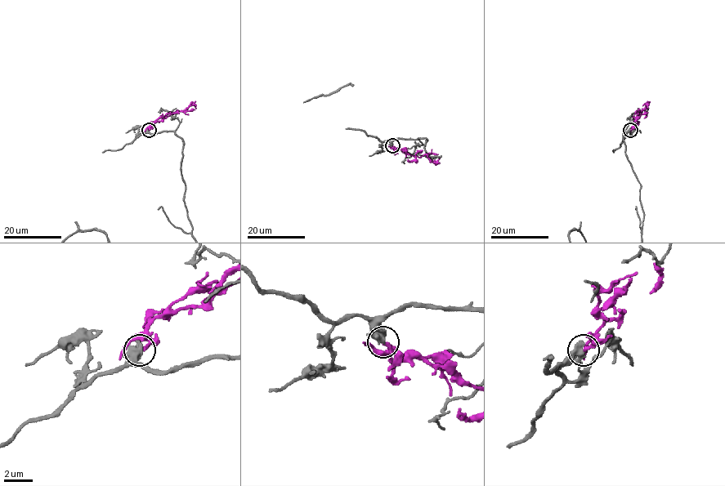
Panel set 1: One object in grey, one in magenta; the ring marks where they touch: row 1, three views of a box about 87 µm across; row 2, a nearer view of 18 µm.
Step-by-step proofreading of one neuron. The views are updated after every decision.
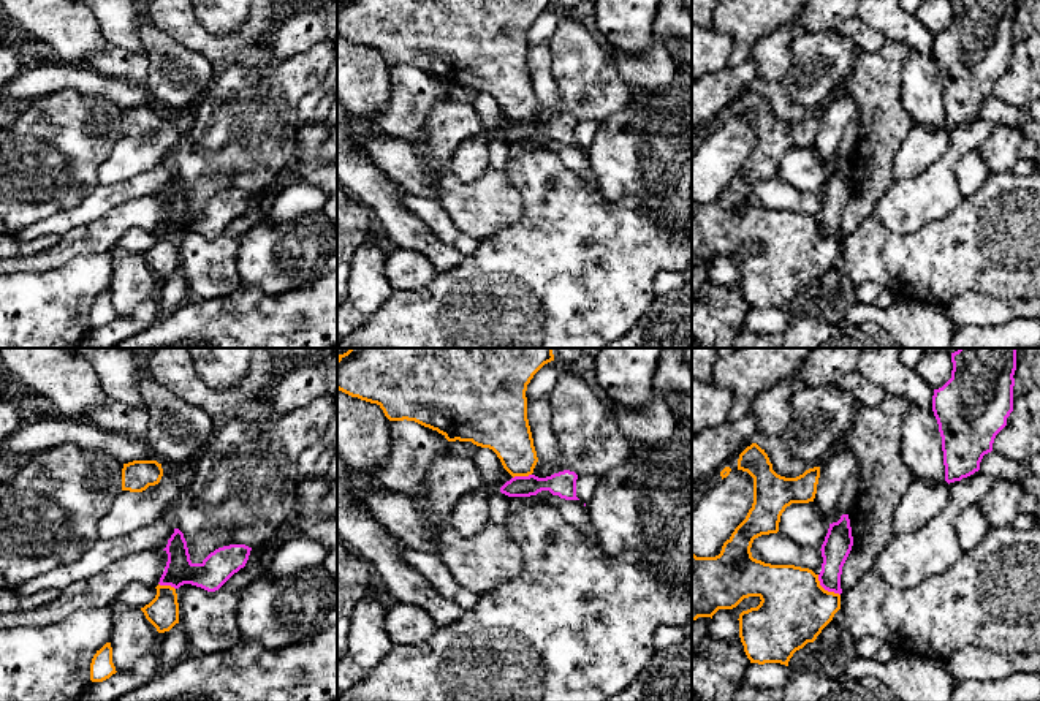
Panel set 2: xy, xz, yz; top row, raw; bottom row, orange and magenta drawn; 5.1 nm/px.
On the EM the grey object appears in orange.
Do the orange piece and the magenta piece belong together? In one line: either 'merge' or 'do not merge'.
do not merge

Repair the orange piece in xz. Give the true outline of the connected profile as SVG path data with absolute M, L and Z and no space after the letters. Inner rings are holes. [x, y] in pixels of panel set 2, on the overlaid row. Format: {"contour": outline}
{"contour": "M350 348L337 358L337 389L377 404L389 421L415 421L448 441L489 448L513 478L529 476L538 457L527 419L526 391L533 375L551 361L552 348Z"}

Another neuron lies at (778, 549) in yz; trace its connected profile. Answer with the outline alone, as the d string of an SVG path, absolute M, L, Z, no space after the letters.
M782 533L761 535L753 540L752 557L771 565L795 565L809 568L815 574L822 571L822 551L795 543Z

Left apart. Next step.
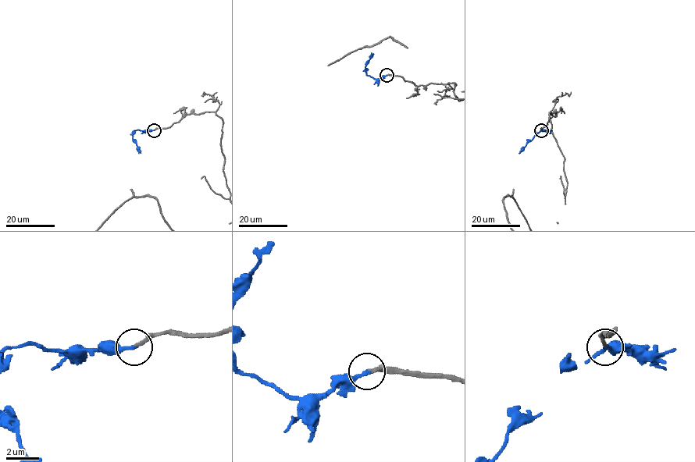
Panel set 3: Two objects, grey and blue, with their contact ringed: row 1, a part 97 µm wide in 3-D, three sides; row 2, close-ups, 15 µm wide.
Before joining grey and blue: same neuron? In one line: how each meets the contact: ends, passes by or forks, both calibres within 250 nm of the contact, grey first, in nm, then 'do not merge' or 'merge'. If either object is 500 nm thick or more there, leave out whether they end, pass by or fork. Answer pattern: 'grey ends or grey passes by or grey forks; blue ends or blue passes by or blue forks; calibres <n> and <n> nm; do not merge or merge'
grey ends; blue ends; calibres 190 and 240 nm; merge

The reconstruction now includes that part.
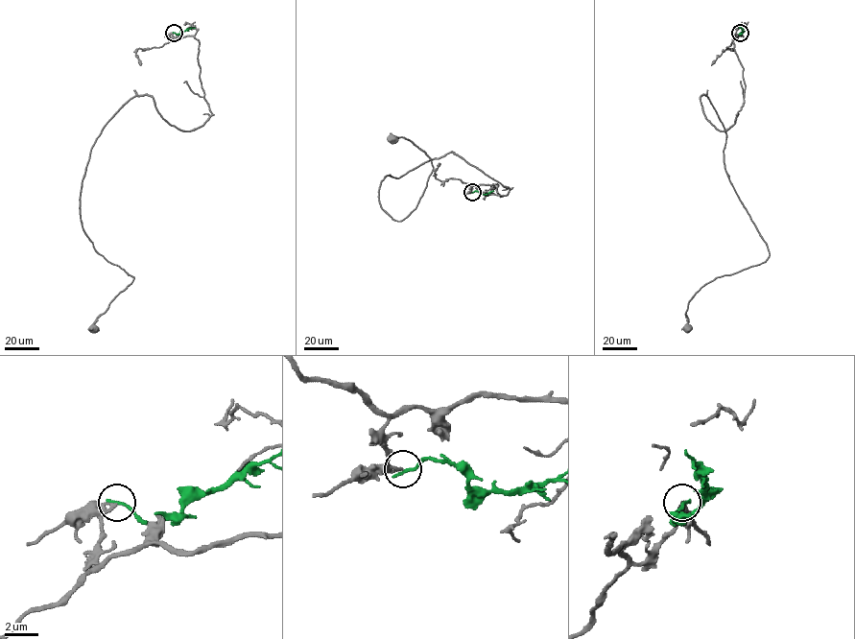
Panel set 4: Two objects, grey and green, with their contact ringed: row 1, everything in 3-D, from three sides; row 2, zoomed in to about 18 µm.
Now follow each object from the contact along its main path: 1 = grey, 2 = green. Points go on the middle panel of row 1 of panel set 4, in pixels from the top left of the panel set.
1: (472, 192), (510, 189), (451, 152), (381, 181), (393, 219), (415, 207), (433, 167), (409, 140), (392, 140)
2: (472, 192), (486, 194), (493, 191)

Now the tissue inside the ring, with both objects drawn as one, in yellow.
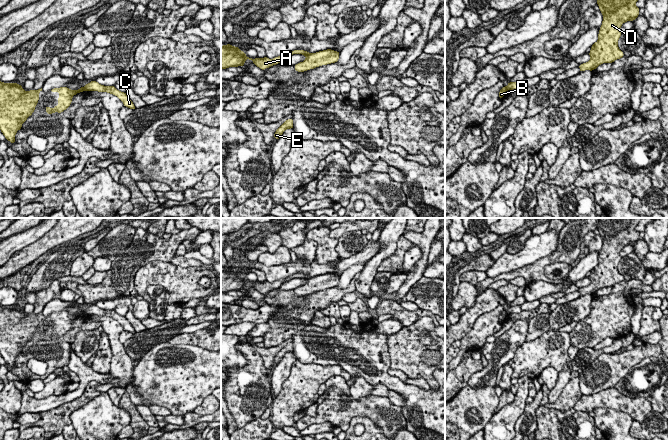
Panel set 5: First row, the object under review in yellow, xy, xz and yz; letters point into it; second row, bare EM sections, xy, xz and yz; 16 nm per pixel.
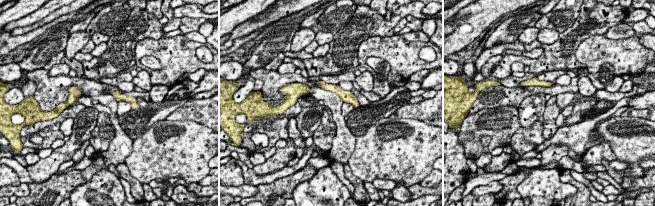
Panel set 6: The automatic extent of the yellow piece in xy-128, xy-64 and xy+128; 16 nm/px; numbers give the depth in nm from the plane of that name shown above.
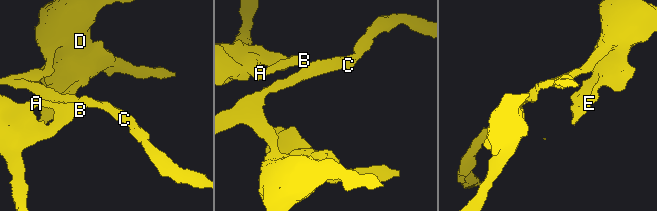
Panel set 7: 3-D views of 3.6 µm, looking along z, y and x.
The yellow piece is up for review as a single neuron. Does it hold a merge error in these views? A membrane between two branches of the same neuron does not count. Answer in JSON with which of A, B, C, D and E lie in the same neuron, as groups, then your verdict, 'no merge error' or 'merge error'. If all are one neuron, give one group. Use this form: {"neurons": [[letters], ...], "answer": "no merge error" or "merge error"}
{"neurons": [["A", "B"], ["C", "D", "E"]], "answer": "merge error"}

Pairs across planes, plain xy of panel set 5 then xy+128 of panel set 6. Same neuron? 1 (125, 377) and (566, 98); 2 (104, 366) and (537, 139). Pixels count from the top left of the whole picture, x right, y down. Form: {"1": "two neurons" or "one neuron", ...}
{"1": "one neuron", "2": "two neurons"}

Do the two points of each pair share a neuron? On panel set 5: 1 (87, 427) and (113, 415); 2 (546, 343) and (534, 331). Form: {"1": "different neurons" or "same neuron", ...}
{"1": "same neuron", "2": "different neurons"}

